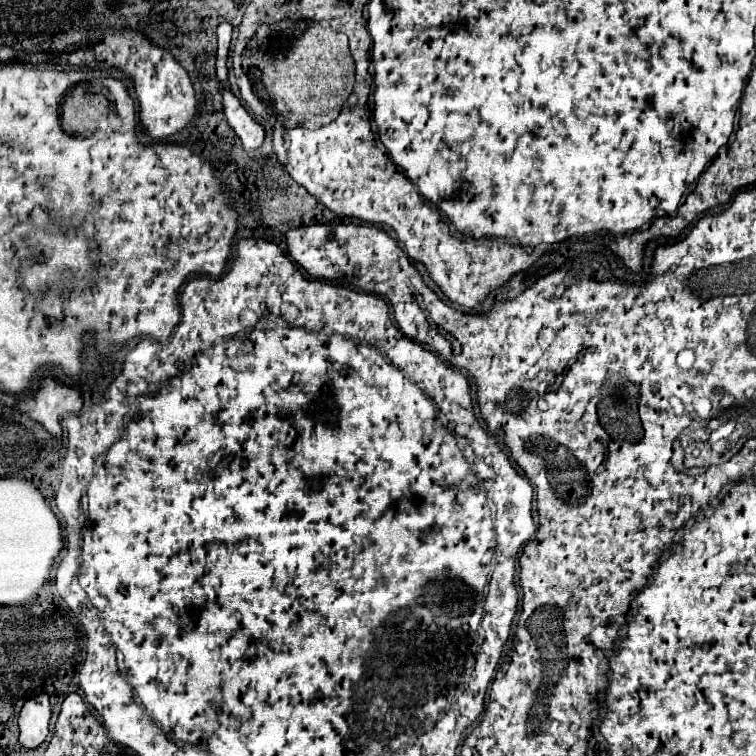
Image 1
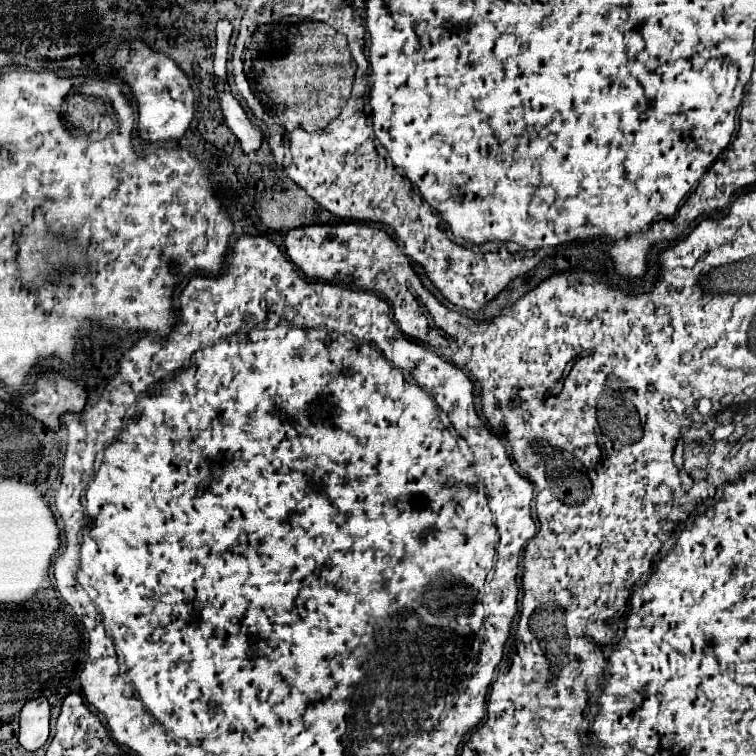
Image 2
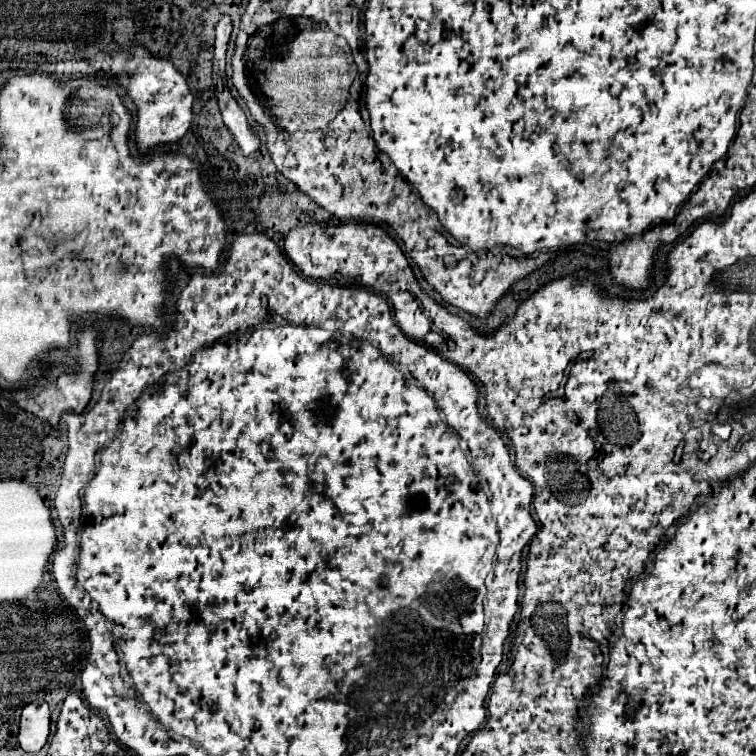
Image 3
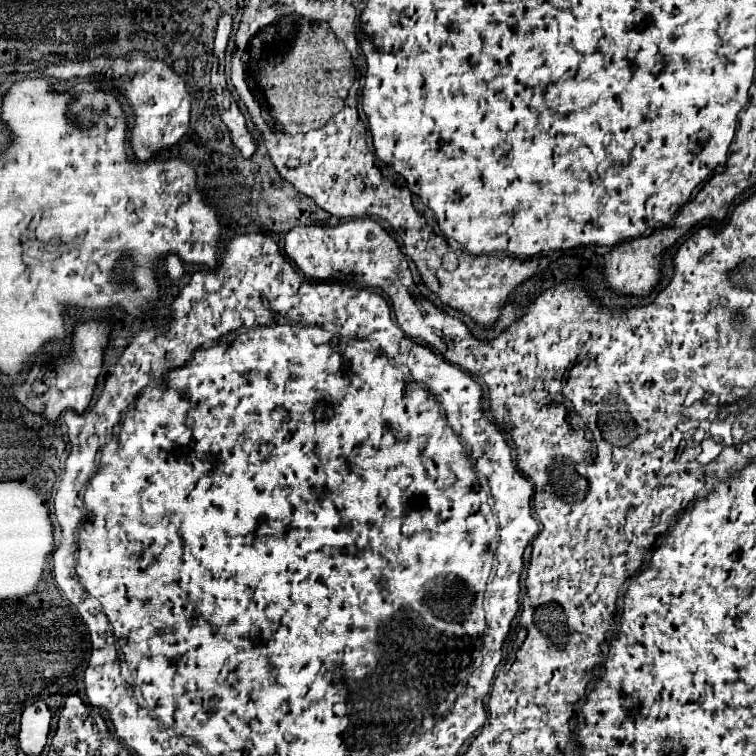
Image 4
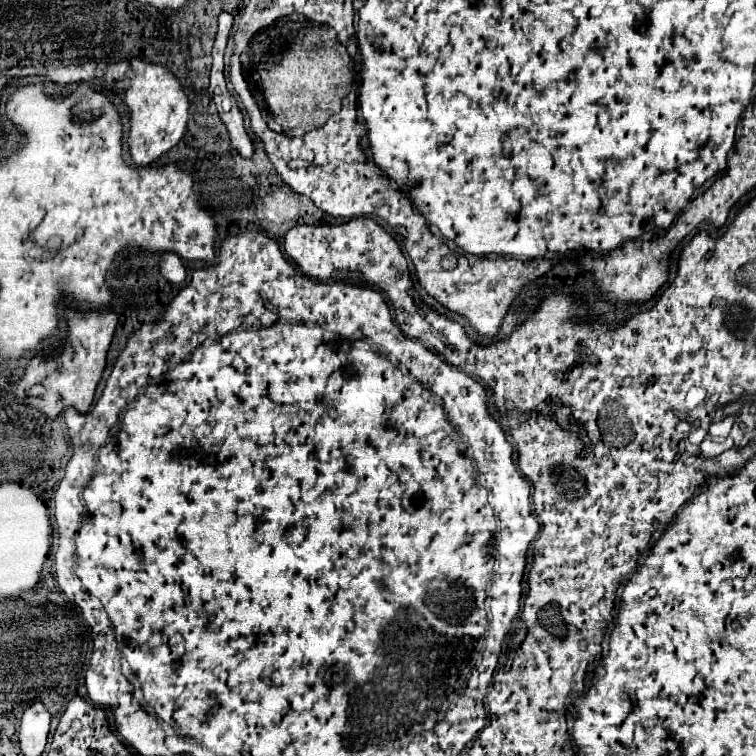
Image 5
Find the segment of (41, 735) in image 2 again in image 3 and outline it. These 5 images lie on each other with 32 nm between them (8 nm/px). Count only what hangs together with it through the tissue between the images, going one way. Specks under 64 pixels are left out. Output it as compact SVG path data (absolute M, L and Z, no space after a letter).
M36 700L22 710L18 742L26 752L38 752L46 740L50 728L50 708L44 700Z

